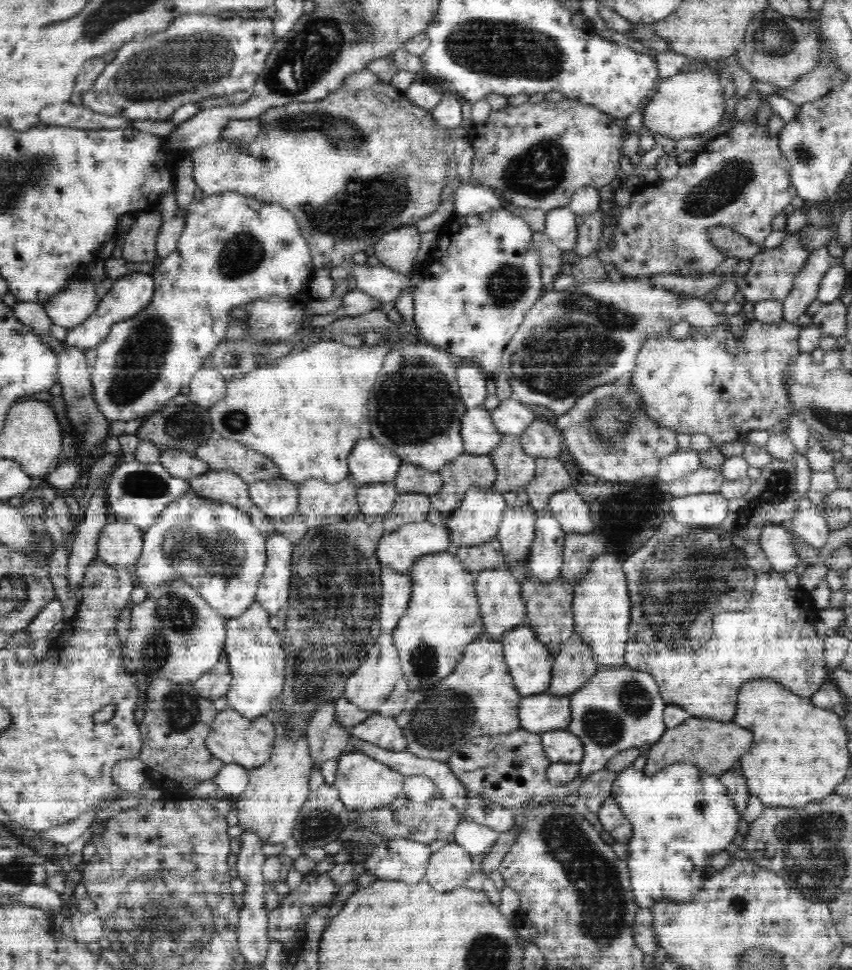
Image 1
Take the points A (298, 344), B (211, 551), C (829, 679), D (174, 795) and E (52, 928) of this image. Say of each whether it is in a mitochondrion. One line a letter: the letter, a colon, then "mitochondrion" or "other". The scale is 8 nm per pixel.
A: other
B: mitochondrion
C: other
D: other
E: other

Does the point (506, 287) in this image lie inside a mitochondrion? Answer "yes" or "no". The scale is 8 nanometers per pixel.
yes

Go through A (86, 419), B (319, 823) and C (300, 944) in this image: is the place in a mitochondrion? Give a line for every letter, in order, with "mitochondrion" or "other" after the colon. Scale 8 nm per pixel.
A: mitochondrion
B: mitochondrion
C: other

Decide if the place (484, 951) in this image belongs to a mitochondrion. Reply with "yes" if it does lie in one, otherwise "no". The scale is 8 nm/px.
yes

